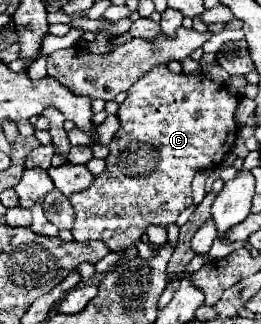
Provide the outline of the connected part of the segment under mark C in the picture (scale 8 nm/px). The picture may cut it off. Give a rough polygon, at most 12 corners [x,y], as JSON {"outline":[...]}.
{"outline":[[155,67],[119,105],[107,169],[71,195],[111,251],[191,205],[239,97]]}

